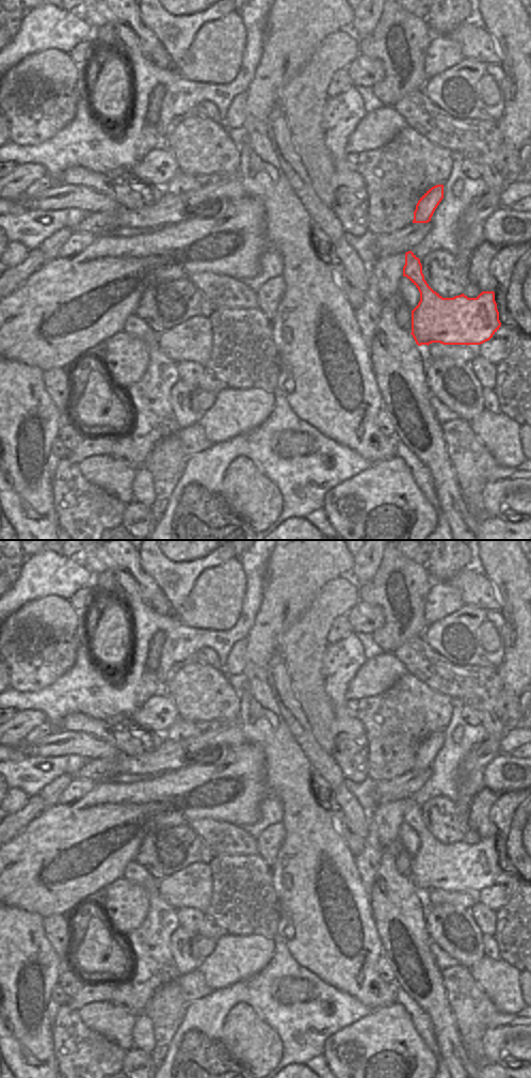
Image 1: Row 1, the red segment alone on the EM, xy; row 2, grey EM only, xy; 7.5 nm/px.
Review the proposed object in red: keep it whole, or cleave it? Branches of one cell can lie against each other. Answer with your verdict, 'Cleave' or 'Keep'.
Keep.

